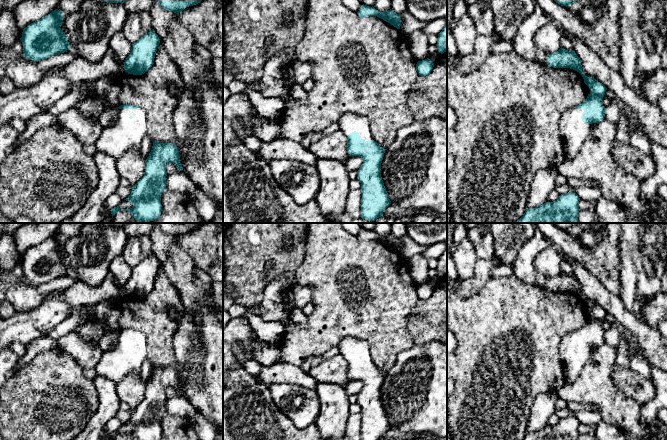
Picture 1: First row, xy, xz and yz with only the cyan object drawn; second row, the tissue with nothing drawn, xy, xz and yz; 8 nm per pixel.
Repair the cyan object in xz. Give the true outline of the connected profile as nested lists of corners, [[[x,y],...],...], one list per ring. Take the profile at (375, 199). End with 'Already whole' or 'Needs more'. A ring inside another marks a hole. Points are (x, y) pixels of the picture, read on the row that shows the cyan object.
[[[345,113],[340,117],[338,124],[340,131],[347,137],[348,154],[363,159],[357,176],[362,193],[361,218],[375,221],[383,216],[384,210],[391,204],[381,177],[385,149],[373,140],[367,118]]]. Needs more

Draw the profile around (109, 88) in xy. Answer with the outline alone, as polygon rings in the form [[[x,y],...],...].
[[[116,76],[98,79],[95,83],[95,93],[102,97],[106,106],[119,107],[118,96],[121,82]]]

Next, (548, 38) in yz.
[[[549,21],[535,33],[534,40],[538,48],[546,54],[552,54],[561,48],[561,36],[557,25]]]

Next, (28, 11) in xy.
[[[23,0],[13,11],[19,33],[17,38],[22,37],[22,32],[29,24],[40,20],[58,8],[60,0]]]

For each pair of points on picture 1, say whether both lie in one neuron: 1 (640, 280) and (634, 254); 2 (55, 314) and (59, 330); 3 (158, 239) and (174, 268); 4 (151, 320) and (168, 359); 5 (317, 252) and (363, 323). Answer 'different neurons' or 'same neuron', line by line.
1: same neuron
2: different neurons
3: same neuron
4: same neuron
5: same neuron

